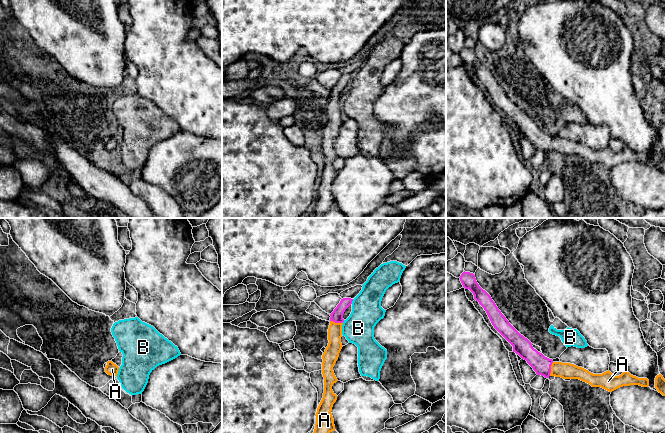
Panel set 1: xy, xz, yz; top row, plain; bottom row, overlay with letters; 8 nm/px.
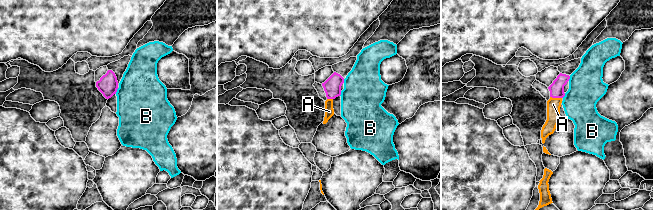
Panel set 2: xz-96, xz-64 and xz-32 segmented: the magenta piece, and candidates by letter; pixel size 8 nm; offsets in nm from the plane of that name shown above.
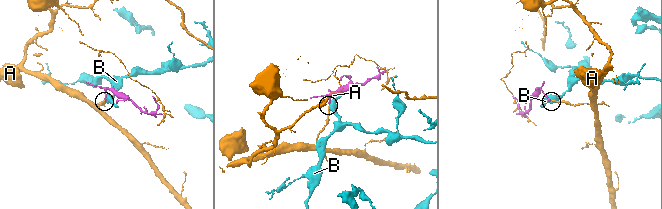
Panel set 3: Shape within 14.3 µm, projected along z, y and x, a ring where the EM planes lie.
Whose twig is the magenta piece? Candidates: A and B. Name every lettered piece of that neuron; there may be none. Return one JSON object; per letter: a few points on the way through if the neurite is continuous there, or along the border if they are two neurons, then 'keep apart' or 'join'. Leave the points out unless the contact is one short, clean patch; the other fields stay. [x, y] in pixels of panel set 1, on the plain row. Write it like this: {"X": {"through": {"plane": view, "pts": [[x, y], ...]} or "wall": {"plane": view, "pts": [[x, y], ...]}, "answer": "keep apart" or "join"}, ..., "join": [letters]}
{"A": {"through": {"plane": "yz", "pts": [[541, 141], [550, 145], [558, 145]]}, "answer": "join"}, "B": {"answer": "keep apart"}, "join": ["A"]}

